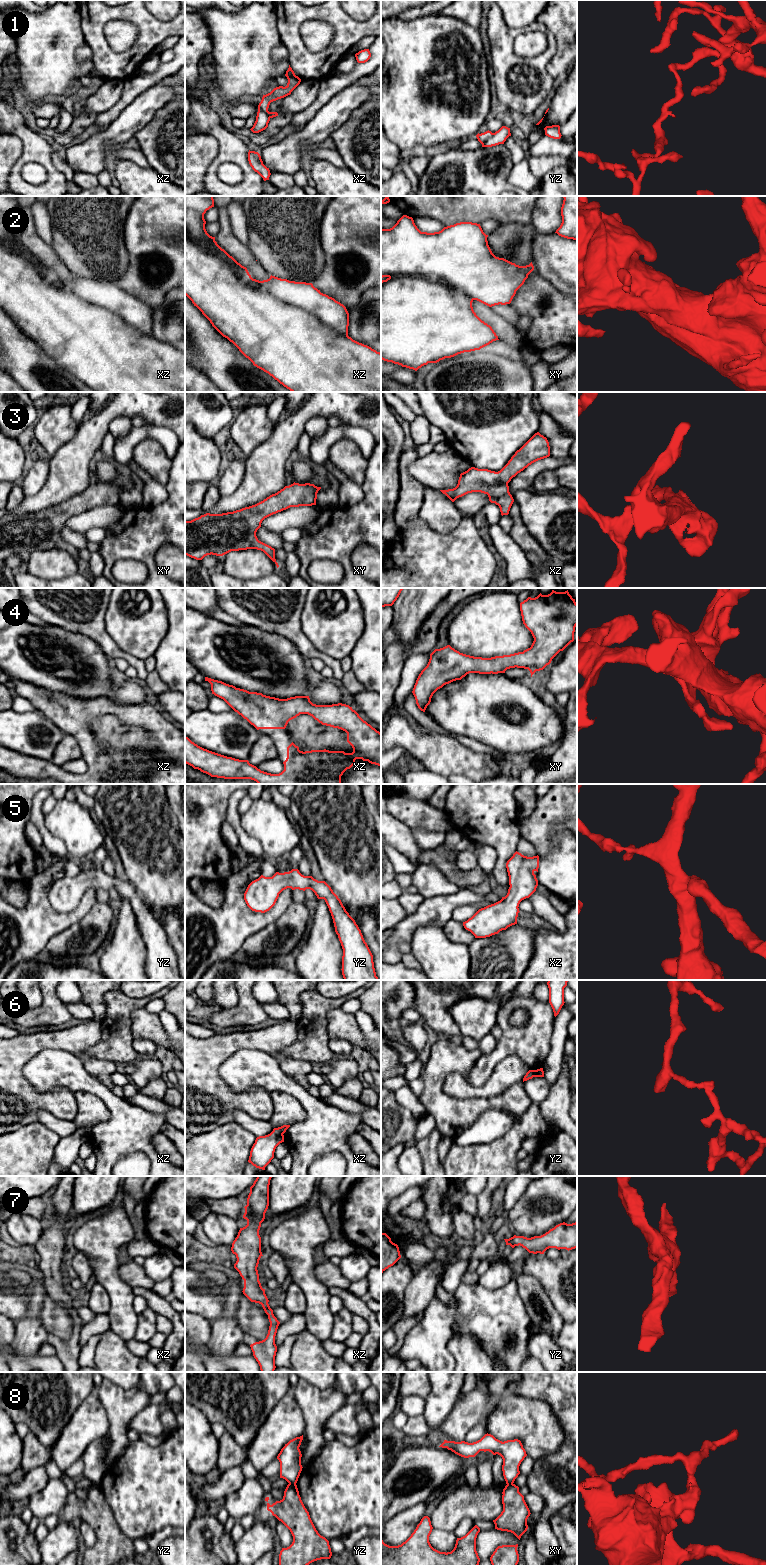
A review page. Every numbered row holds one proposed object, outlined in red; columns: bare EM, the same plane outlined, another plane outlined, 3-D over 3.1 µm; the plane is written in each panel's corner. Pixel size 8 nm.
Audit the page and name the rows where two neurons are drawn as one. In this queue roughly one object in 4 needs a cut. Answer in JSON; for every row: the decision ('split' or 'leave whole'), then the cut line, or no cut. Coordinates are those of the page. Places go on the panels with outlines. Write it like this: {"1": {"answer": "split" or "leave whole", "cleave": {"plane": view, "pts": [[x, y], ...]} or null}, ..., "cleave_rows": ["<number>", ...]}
{"1": {"answer": "split", "cleave": {"plane": "xz", "pts": [[258, 106], [270, 117]]}}, "2": {"answer": "split", "cleave": {"plane": "xz", "pts": [[185, 232], [222, 253], [262, 289], [347, 336]]}}, "3": {"answer": "leave whole", "cleave": null}, "4": {"answer": "leave whole", "cleave": null}, "5": {"answer": "leave whole", "cleave": null}, "6": {"answer": "leave whole", "cleave": null}, "7": {"answer": "leave whole", "cleave": null}, "8": {"answer": "split", "cleave": {"plane": "yz", "pts": [[289, 1483], [295, 1484]]}}, "cleave_rows": ["1", "2", "8"]}

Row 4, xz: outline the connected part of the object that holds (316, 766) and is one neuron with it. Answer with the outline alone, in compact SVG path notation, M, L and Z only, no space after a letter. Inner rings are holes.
M205 677L211 684L212 694L223 699L235 712L246 719L257 730L285 729L288 722L300 714L312 716L322 725L338 728L347 733L347 742L352 746L352 753L344 751L311 750L300 751L293 742L287 747L287 758L283 762L284 770L279 774L261 771L248 760L227 757L204 749L185 736L185 763L211 777L224 779L251 779L258 784L341 784L341 776L350 769L356 759L368 761L381 767L381 733L364 721L349 705L338 703L332 705L316 705L309 696L295 696L279 699L236 688L222 681Z

